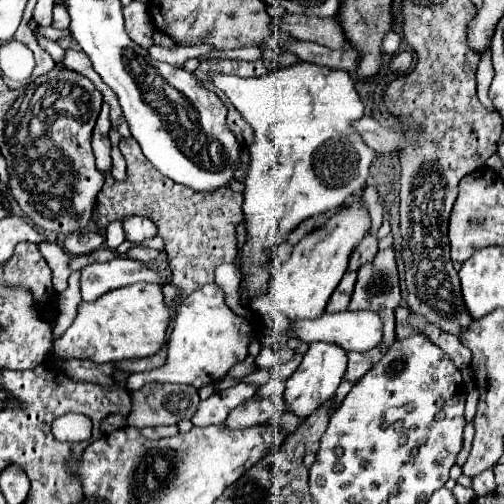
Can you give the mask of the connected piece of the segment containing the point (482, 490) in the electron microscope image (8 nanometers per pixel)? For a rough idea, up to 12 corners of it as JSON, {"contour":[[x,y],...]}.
{"contour":[[493,468],[473,478],[477,496],[495,492]]}

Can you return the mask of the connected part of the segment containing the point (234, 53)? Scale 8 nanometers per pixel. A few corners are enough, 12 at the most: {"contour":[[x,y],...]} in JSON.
{"contour":[[261,48],[219,50],[209,56],[231,60],[261,60]]}

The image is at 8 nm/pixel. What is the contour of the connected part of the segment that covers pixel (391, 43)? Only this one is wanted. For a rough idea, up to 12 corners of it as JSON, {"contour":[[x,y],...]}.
{"contour":[[389,32],[381,50],[391,56],[399,50],[399,34]]}

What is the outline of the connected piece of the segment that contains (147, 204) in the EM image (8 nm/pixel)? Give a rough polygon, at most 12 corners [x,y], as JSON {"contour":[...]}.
{"contour":[[119,148],[127,180],[107,176],[99,226],[151,218],[183,298],[237,258],[243,194],[177,186]]}

